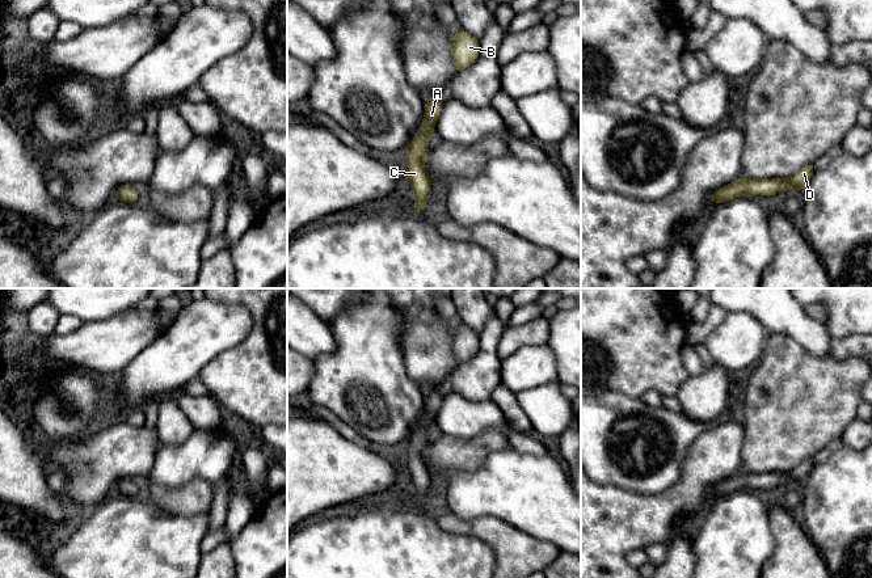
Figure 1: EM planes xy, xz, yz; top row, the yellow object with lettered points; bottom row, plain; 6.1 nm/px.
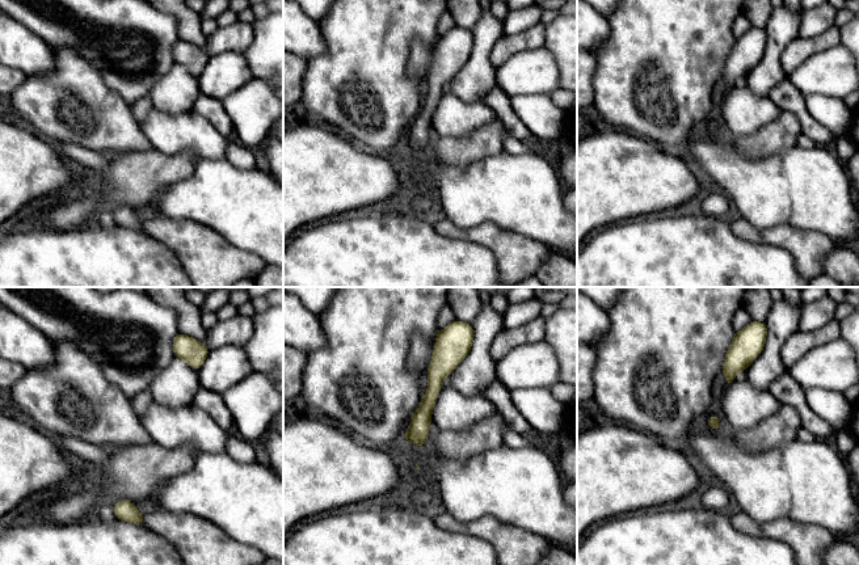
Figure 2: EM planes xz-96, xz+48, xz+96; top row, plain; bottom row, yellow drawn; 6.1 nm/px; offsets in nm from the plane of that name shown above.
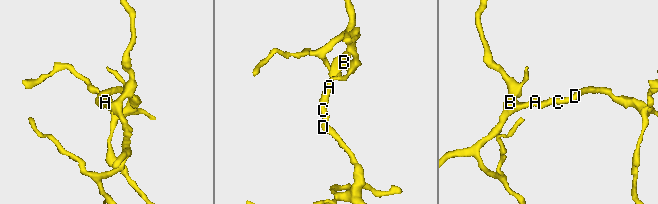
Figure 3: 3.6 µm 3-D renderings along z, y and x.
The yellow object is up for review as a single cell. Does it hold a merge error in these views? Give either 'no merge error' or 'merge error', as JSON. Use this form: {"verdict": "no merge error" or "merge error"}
{"verdict": "no merge error"}

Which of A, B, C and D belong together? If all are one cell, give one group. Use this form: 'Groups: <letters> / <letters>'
Groups: A B C D

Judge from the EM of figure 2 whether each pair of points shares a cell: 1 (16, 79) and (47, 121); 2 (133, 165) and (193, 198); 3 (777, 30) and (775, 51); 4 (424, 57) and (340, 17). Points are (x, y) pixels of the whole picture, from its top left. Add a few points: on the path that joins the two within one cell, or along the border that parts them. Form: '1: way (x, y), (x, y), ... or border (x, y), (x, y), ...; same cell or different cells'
1: border (28, 75), (13, 92); different cells
2: border (196, 167), (186, 177), (167, 186), (152, 203); different cells
3: way (778, 36), (775, 46); same cell
4: border (436, 42), (412, 42), (408, 57), (409, 76); different cells

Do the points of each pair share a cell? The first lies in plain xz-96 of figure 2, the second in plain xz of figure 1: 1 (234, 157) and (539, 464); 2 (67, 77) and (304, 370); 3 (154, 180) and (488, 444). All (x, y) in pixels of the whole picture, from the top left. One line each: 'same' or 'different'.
1: different
2: different
3: same

